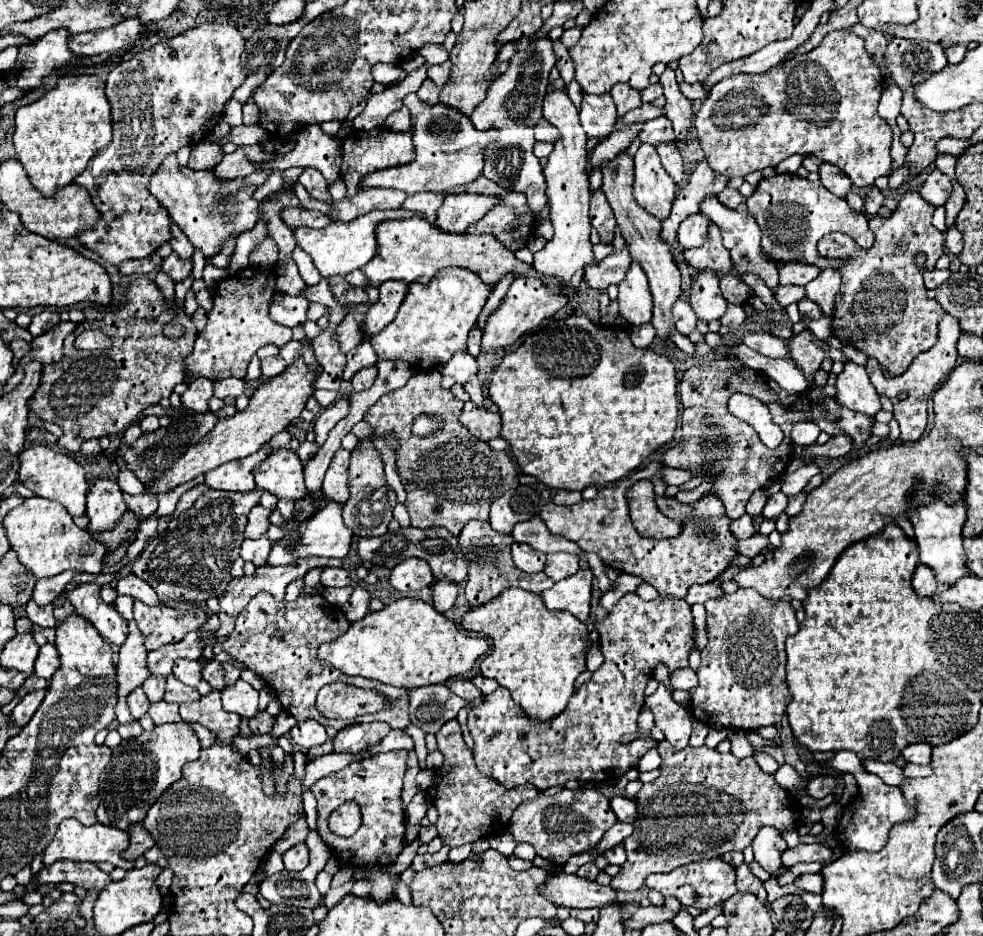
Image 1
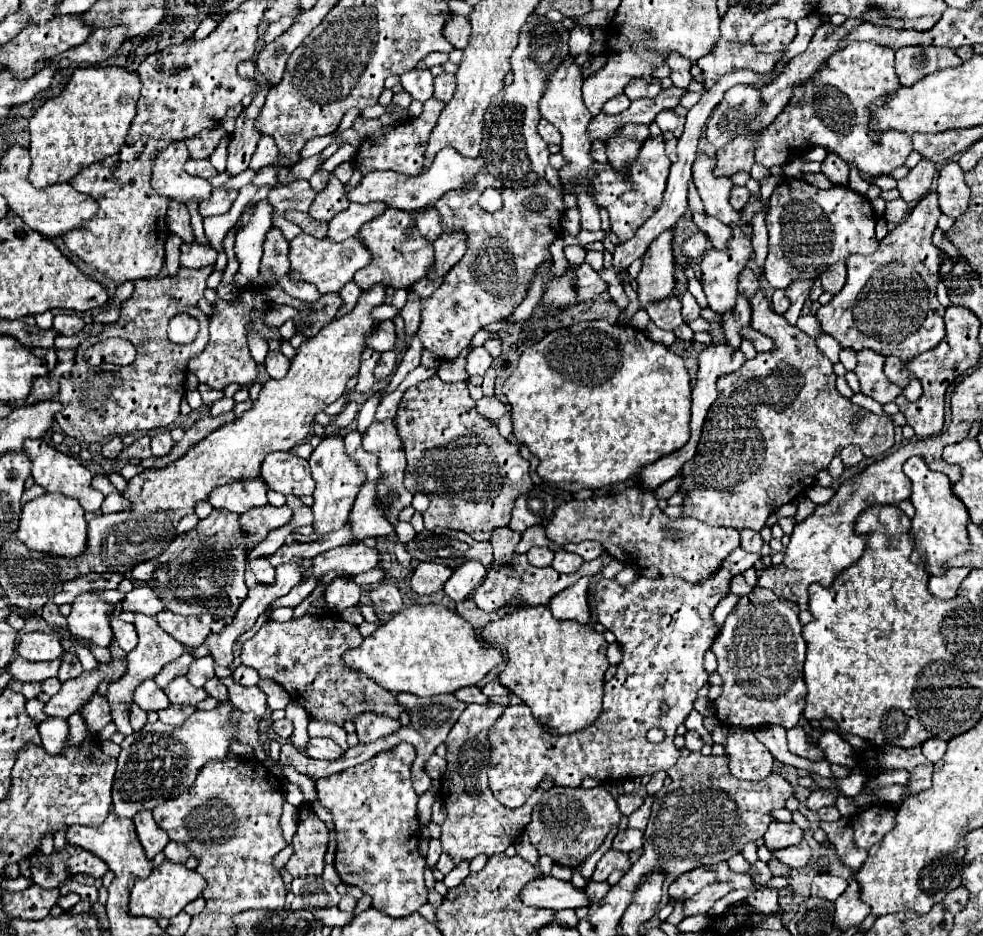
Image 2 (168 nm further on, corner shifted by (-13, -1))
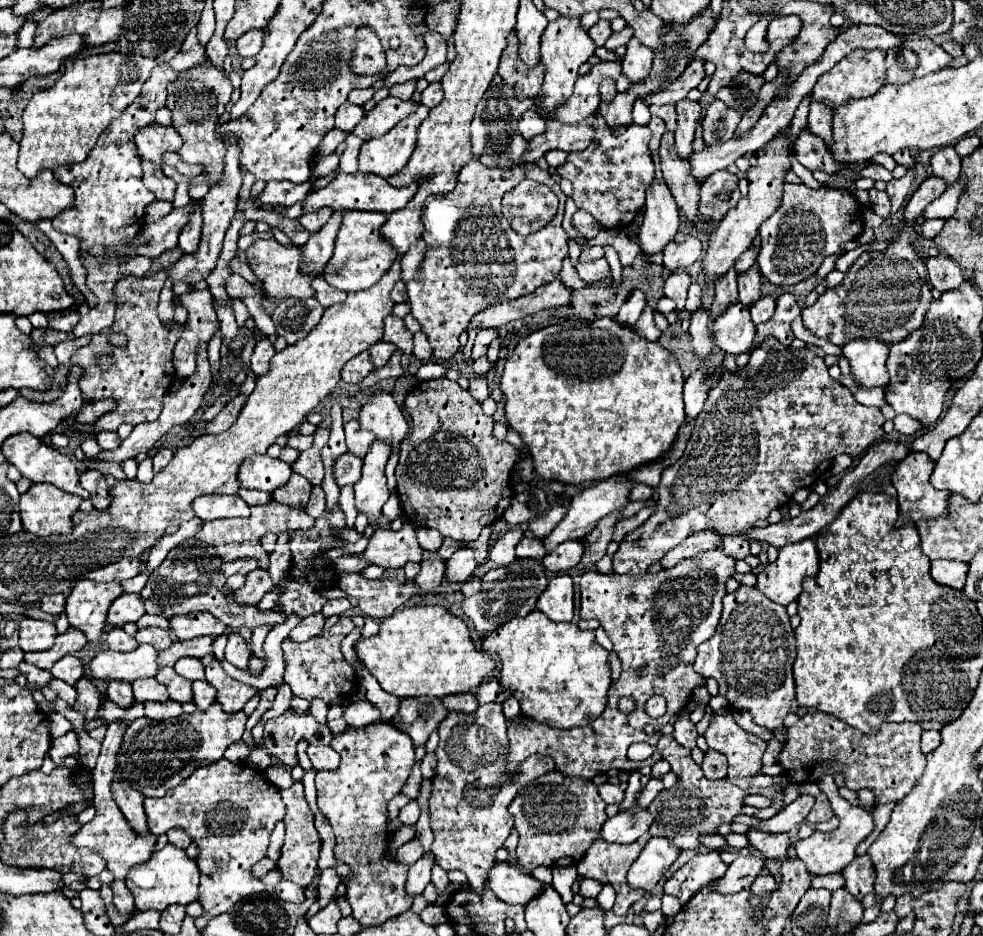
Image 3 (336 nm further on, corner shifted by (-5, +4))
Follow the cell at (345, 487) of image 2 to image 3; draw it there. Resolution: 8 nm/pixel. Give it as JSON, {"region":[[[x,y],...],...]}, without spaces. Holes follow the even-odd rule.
{"region":[[[343,453],[337,461],[335,461],[335,481],[339,487],[343,485],[353,485],[359,481],[359,473],[361,473],[361,465],[363,465],[363,459],[357,457],[357,455],[351,455],[351,453]]]}

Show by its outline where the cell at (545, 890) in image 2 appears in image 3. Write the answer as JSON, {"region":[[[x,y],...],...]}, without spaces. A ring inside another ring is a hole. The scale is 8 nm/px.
{"region":[[[495,863],[487,871],[487,885],[489,889],[505,903],[511,905],[525,905],[543,889],[543,883],[539,883],[535,877],[521,873],[515,865],[509,863]]]}

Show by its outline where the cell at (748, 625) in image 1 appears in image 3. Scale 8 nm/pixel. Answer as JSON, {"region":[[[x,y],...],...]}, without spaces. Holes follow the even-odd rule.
{"region":[[[741,585],[735,593],[725,595],[719,627],[709,641],[697,647],[697,659],[693,667],[699,675],[713,677],[719,683],[719,693],[729,699],[733,709],[749,711],[759,727],[775,731],[777,727],[783,727],[783,719],[791,709],[791,701],[795,699],[795,681],[793,681],[795,655],[797,655],[795,635],[789,625],[789,615],[785,607],[769,601],[755,587]]]}

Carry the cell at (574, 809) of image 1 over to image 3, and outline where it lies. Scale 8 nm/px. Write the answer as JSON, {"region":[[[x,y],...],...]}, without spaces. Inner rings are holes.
{"region":[[[551,771],[527,785],[525,793],[519,793],[509,813],[519,833],[519,845],[515,851],[517,863],[531,873],[537,867],[569,867],[577,865],[587,853],[587,845],[595,837],[601,837],[601,825],[607,819],[605,803],[597,793],[597,785],[583,777],[565,777],[563,773]]]}

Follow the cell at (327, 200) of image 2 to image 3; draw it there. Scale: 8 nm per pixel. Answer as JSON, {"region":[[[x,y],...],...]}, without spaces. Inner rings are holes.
{"region":[[[321,209],[319,213],[309,213],[307,217],[299,217],[299,223],[309,231],[309,233],[317,233],[331,217],[329,209]]]}

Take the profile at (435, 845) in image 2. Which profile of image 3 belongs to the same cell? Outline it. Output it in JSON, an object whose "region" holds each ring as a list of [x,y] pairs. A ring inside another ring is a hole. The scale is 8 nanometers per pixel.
{"region":[[[423,855],[417,863],[413,863],[409,867],[407,893],[411,897],[423,893],[423,889],[429,885],[429,881],[431,881],[431,865],[433,865],[433,857],[431,855]]]}

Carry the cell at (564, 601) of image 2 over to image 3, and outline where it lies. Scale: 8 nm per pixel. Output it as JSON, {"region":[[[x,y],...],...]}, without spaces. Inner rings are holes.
{"region":[[[567,573],[549,579],[547,589],[537,601],[537,609],[543,611],[551,621],[573,619],[573,581]]]}

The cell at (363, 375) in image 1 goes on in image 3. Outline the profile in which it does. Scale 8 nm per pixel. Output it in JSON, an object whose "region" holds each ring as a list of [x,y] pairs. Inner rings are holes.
{"region":[[[379,341],[379,343],[375,343],[375,345],[369,349],[369,353],[371,353],[371,359],[373,359],[375,367],[383,367],[383,365],[389,363],[391,355],[395,353],[395,345],[385,343],[385,341]]]}

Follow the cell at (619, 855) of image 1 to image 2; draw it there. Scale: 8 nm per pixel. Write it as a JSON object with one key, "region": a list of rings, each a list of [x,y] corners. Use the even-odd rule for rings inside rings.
{"region":[[[625,830],[619,832],[613,840],[613,848],[621,852],[633,852],[643,846],[643,832],[641,830]]]}

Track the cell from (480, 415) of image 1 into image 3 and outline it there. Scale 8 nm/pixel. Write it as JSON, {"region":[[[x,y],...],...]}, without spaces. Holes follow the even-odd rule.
{"region":[[[471,377],[471,387],[469,387],[471,395],[477,399],[477,401],[483,401],[489,397],[489,391],[487,391],[487,379],[485,377]]]}

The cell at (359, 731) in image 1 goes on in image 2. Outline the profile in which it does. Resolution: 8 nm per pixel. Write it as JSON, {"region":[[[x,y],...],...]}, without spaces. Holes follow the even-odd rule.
{"region":[[[359,714],[355,718],[355,728],[361,744],[371,744],[379,738],[387,738],[395,734],[401,728],[401,722],[395,722],[393,718],[383,718],[377,714]]]}

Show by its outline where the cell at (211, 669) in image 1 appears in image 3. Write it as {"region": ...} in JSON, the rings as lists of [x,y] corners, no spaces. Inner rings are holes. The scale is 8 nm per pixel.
{"region":[[[193,681],[193,703],[199,709],[207,709],[215,703],[215,689],[207,681]]]}

